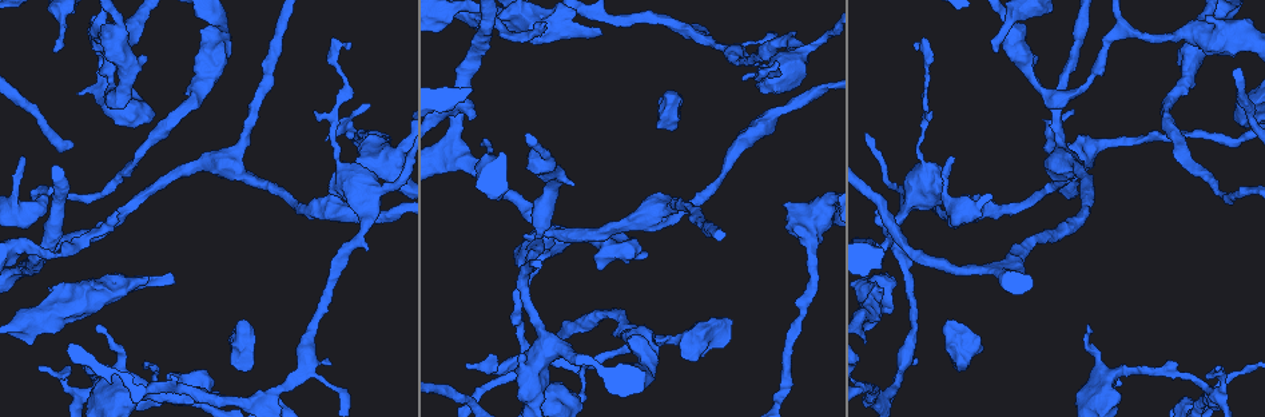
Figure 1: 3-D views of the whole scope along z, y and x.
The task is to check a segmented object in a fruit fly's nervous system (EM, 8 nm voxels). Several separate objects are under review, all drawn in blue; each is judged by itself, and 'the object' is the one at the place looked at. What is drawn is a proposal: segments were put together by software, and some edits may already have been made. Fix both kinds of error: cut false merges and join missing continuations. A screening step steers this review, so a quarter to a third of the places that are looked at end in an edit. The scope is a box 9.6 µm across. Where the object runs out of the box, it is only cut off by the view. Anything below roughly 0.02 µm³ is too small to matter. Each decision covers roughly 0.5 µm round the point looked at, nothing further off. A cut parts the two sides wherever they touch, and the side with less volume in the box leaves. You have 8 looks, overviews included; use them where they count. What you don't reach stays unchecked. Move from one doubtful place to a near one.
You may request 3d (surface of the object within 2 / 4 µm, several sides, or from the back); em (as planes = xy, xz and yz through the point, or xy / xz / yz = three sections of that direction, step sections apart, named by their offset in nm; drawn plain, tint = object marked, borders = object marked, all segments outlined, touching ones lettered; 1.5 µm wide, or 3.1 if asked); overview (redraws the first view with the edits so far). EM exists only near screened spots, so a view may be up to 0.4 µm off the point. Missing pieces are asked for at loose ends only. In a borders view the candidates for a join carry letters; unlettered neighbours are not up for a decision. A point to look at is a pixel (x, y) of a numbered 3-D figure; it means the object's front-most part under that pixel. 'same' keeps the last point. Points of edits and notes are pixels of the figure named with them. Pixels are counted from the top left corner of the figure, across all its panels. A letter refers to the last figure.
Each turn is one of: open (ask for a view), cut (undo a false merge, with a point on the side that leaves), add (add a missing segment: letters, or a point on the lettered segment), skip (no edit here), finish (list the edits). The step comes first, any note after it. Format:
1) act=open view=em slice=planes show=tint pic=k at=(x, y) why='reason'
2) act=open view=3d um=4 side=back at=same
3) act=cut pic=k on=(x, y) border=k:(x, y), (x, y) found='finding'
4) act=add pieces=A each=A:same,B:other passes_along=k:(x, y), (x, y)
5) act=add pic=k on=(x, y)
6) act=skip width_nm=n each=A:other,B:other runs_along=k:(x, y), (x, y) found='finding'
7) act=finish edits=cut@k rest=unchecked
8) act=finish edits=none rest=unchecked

act=open view=3d um=2 side=back pic=1 at=(876, 210) why='end of a long branch'

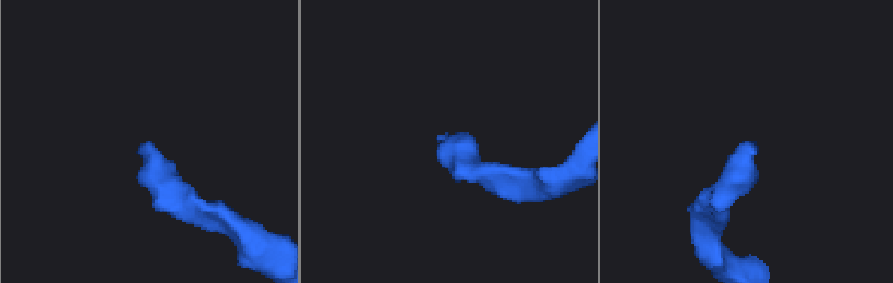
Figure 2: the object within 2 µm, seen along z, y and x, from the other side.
act=open view=em slice=planes show=borders pic=2 at=(754, 144)

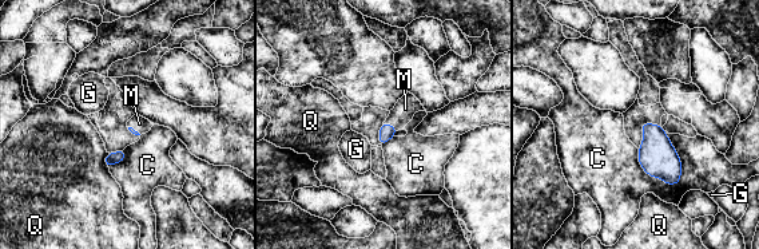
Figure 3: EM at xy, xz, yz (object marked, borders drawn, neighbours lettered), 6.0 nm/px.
act=add pieces=M each=C:other,G:other,M:same,Q:other passes_along=3:(386, 131), (389, 125), (405, 109) found='it goes on there'

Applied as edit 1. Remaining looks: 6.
act=open view=em slice=xz step=4 show=borders pic=1 at=(170, 271)

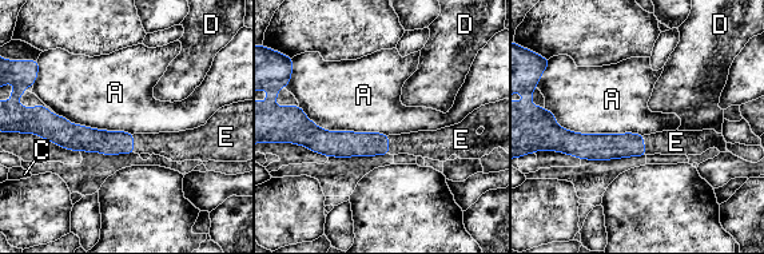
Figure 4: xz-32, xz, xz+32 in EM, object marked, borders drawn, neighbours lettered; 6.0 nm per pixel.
act=add pieces=E each=A:other,C:other,D:other,E:same passes_along=4:(94, 141), (132, 143), (174, 146) found='it goes on there'

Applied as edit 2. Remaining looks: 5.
act=open view=3d um=4 pic=1 at=(55, 51)

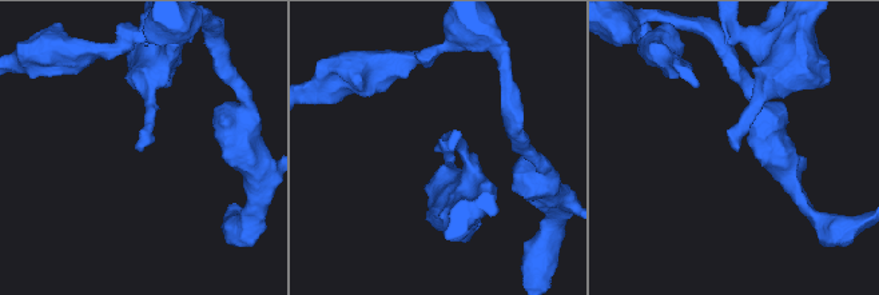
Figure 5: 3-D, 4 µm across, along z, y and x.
act=open view=em slice=planes show=borders pic=5 at=(738, 150)

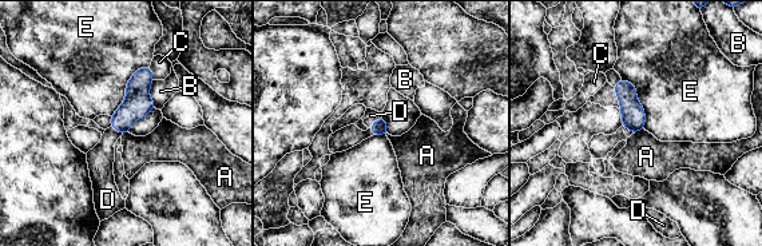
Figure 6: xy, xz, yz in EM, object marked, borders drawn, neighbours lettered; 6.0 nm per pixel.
act=add pieces=D each=A:other,B:other,C:other,D:same,E:other passes_along=6:(378, 127), (374, 122), (370, 115) found='it goes on there'

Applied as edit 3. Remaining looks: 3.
act=finish edits=add@3,add@4,add@6 rest=unchecked

